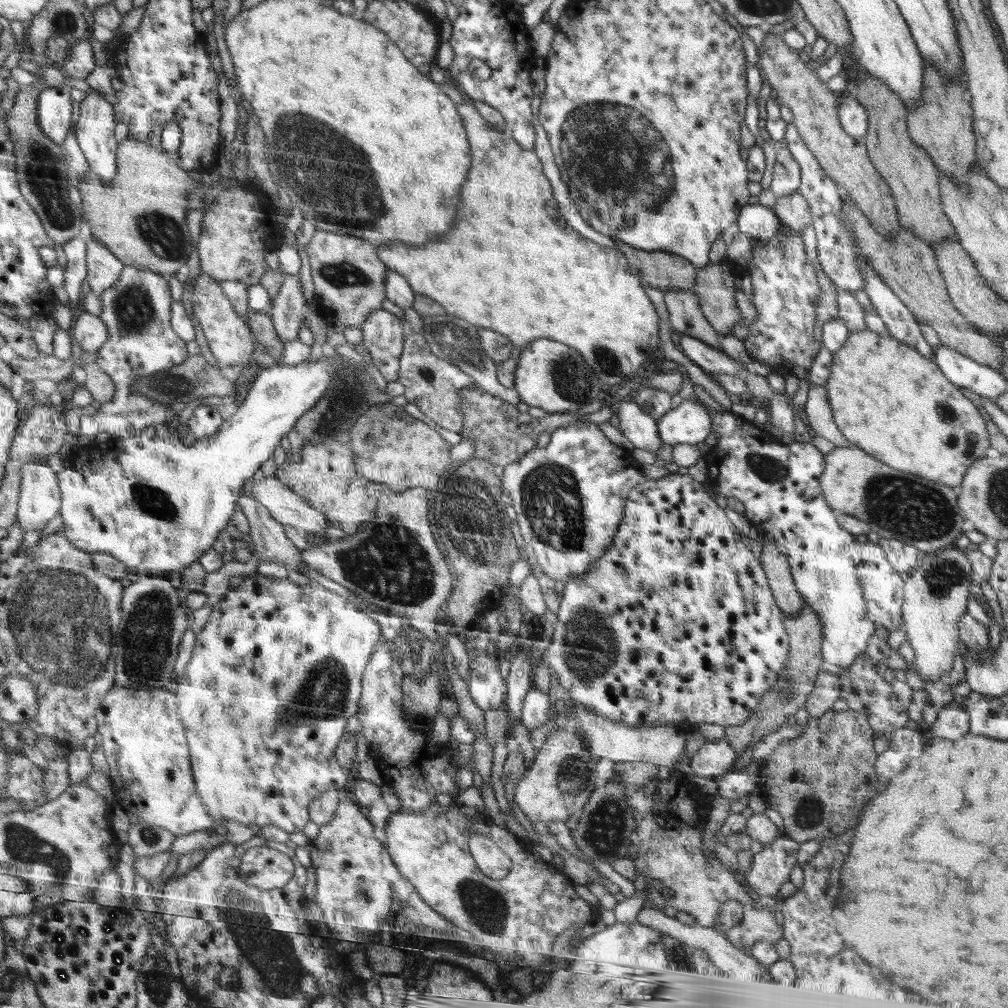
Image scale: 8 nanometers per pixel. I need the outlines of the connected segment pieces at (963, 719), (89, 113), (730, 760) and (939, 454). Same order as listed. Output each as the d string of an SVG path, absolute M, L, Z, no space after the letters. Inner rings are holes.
M950 704L941 710L938 720L931 725L933 737L946 740L958 740L969 732L968 713L958 704Z
M88 94L89 98L81 105L81 117L77 124L77 139L79 145L91 168L94 172L108 184L112 184L118 176L118 155L119 146L116 140L116 124L118 124L117 113L113 104L110 104L111 98L98 96L98 94Z
M726 737L708 740L690 758L690 768L705 778L715 778L726 773L738 758Z
M867 328L850 333L843 346L833 353L830 378L823 386L839 431L852 445L865 449L870 456L899 471L911 472L957 490L970 465L982 459L984 450L990 446L986 422L974 403L958 390L958 385L954 386L934 360L921 356L916 349L894 337L880 336Z

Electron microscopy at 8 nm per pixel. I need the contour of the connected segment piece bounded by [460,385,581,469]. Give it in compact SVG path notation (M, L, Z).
M476 385L460 389L460 408L465 421L460 435L463 440L470 438L476 448L472 460L486 460L488 464L494 464L494 467L500 466L500 469L521 460L526 452L532 451L541 434L551 435L556 428L564 428L581 421L576 413L550 413L538 420L530 418L528 414L520 412L514 404L506 404L502 398Z

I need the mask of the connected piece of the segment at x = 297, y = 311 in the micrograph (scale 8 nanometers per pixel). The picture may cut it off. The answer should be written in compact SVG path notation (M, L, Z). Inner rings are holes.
M298 274L285 275L285 282L272 308L267 310L278 337L284 342L298 339L298 330L305 317L307 300L302 295Z

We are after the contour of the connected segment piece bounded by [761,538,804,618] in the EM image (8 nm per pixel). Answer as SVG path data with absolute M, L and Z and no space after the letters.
M767 540L763 543L762 565L772 592L777 597L778 607L787 616L793 618L801 612L804 600L798 592L796 581L791 572L789 558L778 551L775 543Z

